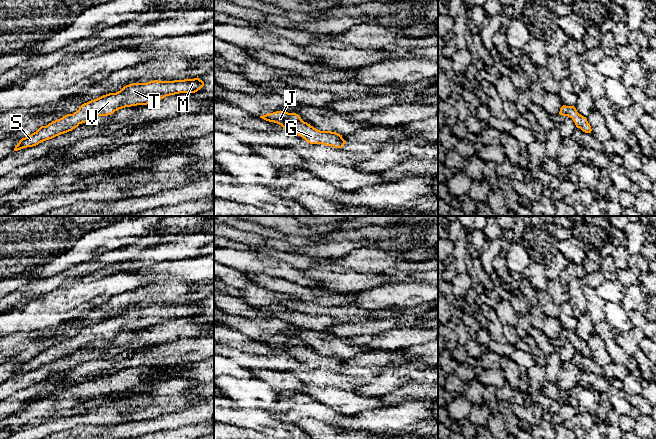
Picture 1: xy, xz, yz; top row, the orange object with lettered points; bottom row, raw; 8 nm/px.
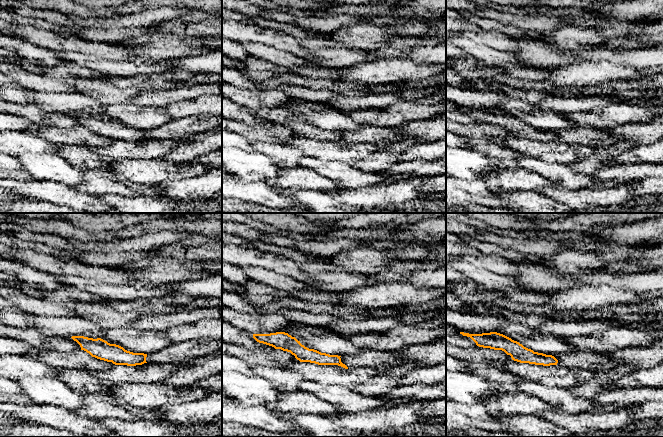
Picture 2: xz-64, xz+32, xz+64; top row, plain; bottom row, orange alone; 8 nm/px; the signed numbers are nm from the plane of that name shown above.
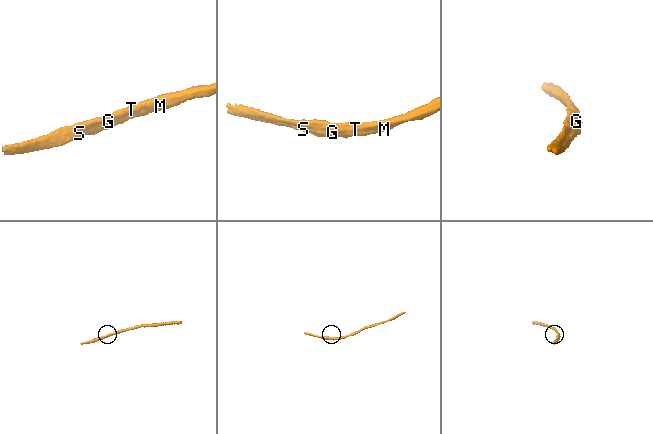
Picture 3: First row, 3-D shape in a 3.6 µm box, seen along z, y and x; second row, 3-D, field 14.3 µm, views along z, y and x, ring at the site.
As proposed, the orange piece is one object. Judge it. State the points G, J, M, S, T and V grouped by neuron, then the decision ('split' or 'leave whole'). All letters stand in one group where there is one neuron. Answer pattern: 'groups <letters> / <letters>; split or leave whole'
groups G J M S T V; leave whole

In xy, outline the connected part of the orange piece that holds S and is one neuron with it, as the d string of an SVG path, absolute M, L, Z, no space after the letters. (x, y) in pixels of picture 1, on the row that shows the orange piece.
M198 77L174 81L154 80L126 85L116 93L109 93L82 104L73 114L67 114L46 126L41 126L36 132L22 138L15 146L14 151L36 146L43 141L72 131L96 116L111 115L125 107L147 105L170 95L195 93L203 86L204 82Z

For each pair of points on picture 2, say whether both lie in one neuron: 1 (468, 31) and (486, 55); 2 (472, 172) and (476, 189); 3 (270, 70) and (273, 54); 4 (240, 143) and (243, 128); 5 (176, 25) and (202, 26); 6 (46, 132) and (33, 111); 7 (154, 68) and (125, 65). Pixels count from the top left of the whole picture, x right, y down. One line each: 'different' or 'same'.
1: different
2: different
3: different
4: different
5: same
6: different
7: same

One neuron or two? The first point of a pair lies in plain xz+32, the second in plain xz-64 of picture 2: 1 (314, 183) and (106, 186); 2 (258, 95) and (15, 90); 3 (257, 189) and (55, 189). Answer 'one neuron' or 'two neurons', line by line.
1: one neuron
2: two neurons
3: one neuron

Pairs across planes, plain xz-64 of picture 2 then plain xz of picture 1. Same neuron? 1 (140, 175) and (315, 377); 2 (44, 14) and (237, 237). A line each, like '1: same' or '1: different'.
1: different
2: same

